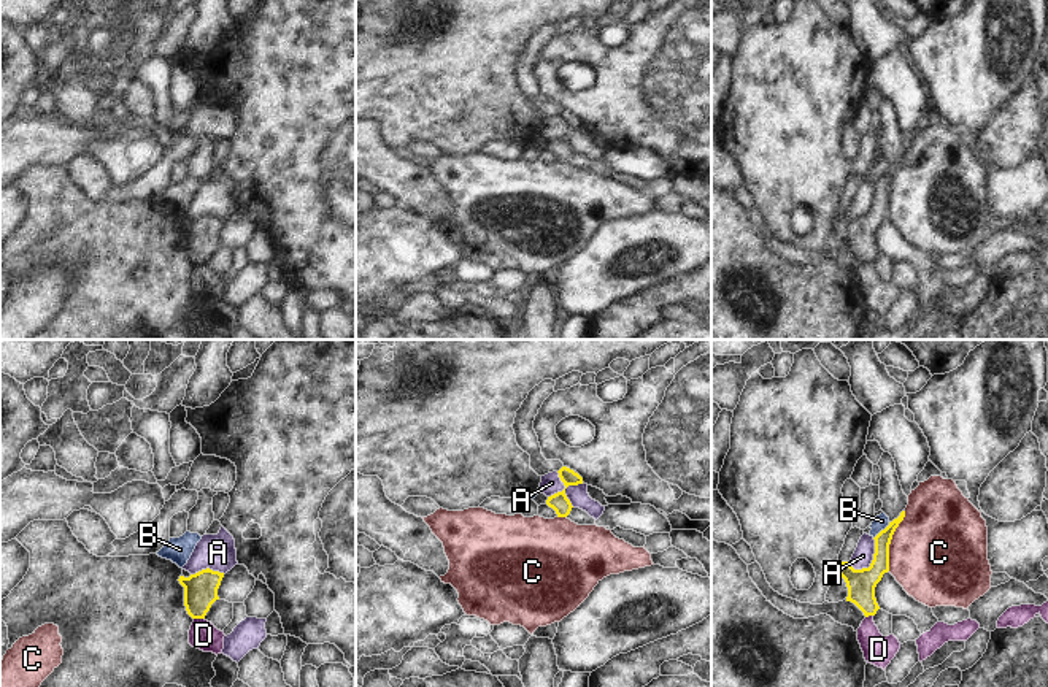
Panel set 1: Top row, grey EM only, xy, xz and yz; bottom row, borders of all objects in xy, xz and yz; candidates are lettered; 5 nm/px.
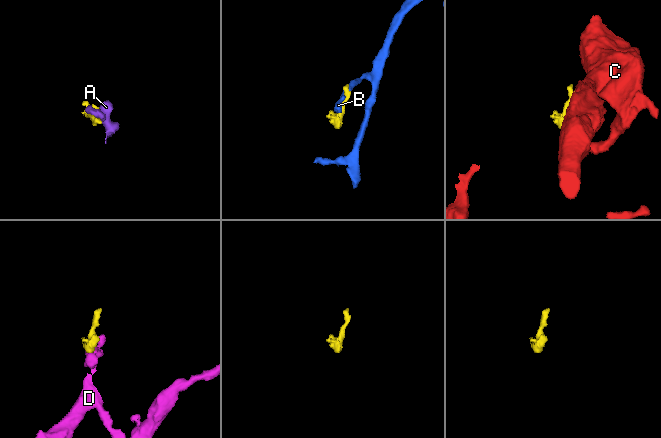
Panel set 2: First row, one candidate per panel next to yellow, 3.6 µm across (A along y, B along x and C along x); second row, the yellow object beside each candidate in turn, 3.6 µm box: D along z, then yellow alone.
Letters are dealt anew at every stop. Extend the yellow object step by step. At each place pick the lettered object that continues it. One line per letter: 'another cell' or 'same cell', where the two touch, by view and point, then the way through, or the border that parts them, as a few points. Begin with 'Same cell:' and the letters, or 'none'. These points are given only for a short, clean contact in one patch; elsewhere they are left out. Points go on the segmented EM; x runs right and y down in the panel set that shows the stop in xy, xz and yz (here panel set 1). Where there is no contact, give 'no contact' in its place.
Same cell: none
A: another cell; contact xz (564, 489); border xz (556, 472), (564, 486), (564, 494), (574, 506)
B: another cell; contact yz (882, 530); border yz (890, 522), (874, 538)
C: another cell; contact yz (890, 541); border yz (905, 511), (890, 544), (888, 570)
D: another cell; contact xy (199, 617); border xy (194, 617), (204, 619)

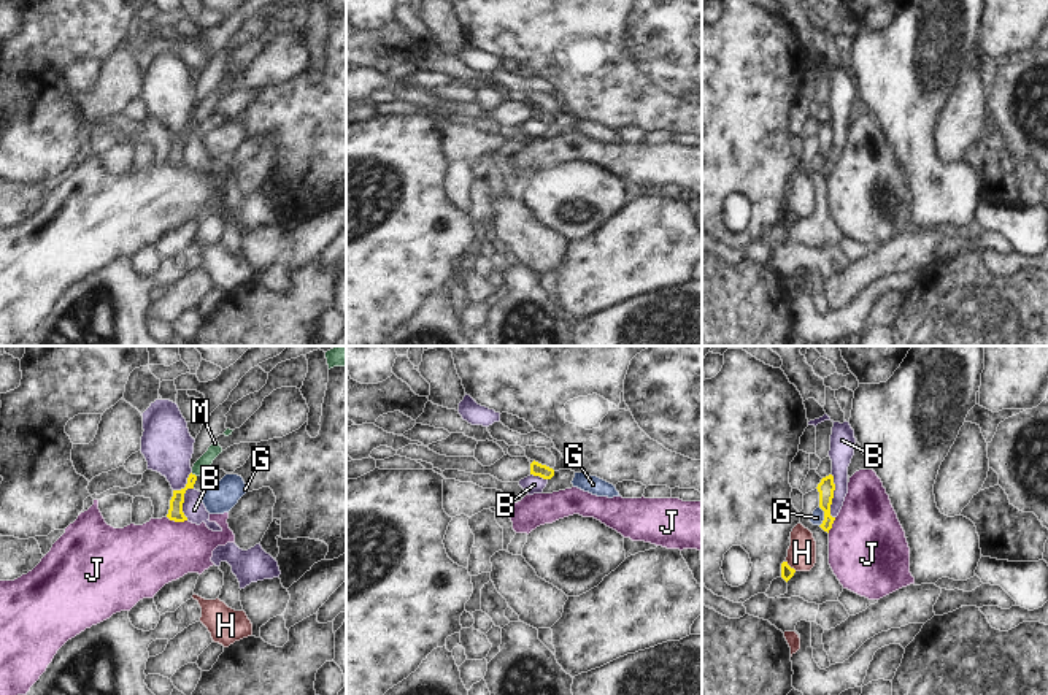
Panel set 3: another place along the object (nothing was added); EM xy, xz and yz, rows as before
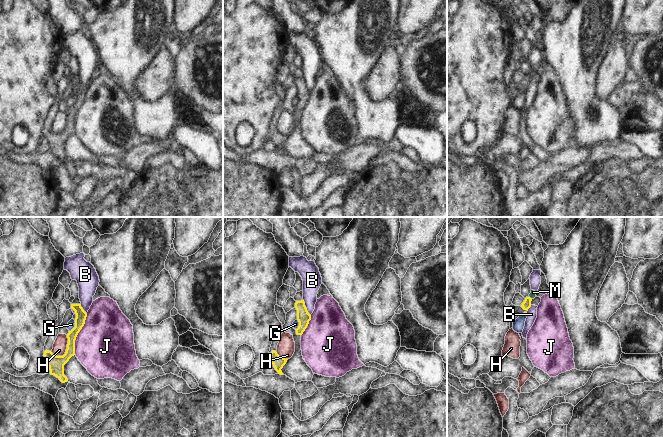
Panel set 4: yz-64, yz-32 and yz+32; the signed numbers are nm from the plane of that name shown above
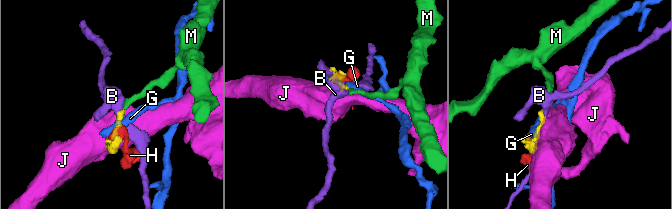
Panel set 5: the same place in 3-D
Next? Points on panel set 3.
Same cell: M
B: another cell; contact xy (183, 495); border xy (191, 472), (183, 503), (183, 514), (188, 519)
G: another cell; contact yz (824, 516); border yz (820, 506), (823, 511), (823, 522), (820, 526)
H: another cell; contact yz (789, 567); border yz (786, 560), (796, 570)
J: another cell; contact xy (177, 521); border xy (167, 516), (175, 521), (186, 521)
M: same cell; contact xy (194, 475); way xy (175, 513), (178, 495), (194, 475), (204, 464)

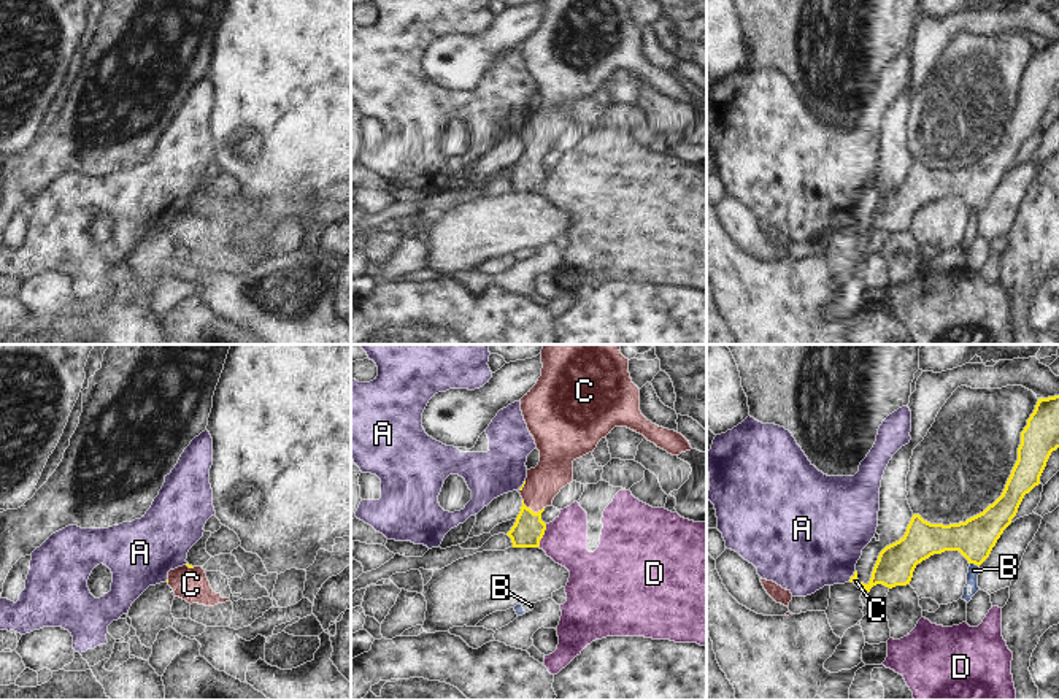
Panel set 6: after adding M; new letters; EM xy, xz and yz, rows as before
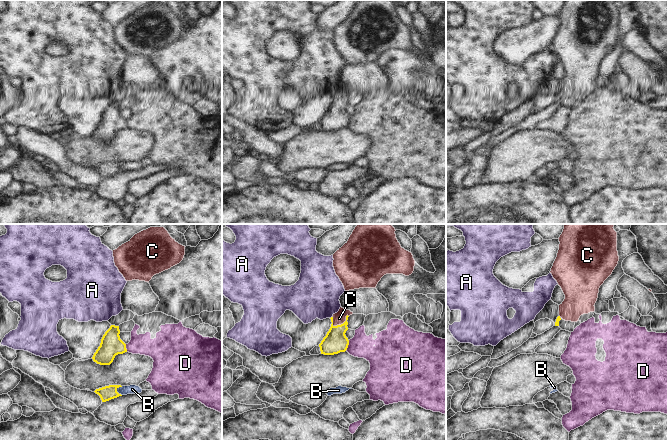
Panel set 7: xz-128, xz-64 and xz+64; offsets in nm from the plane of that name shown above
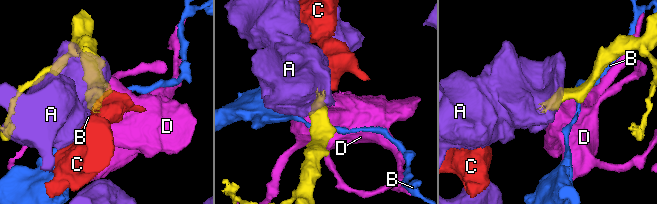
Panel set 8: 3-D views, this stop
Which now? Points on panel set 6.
Same cell: C
A: another cell; contact yz (851, 576); border yz (854, 570), (848, 580)
B: another cell; contact yz (975, 564); border yz (970, 562), (978, 567)
C: same cell; contact xz (531, 510); way xz (529, 529), (531, 510), (540, 486), (554, 470)
D: another cell; contact xz (543, 534); border xz (546, 524), (537, 546)

